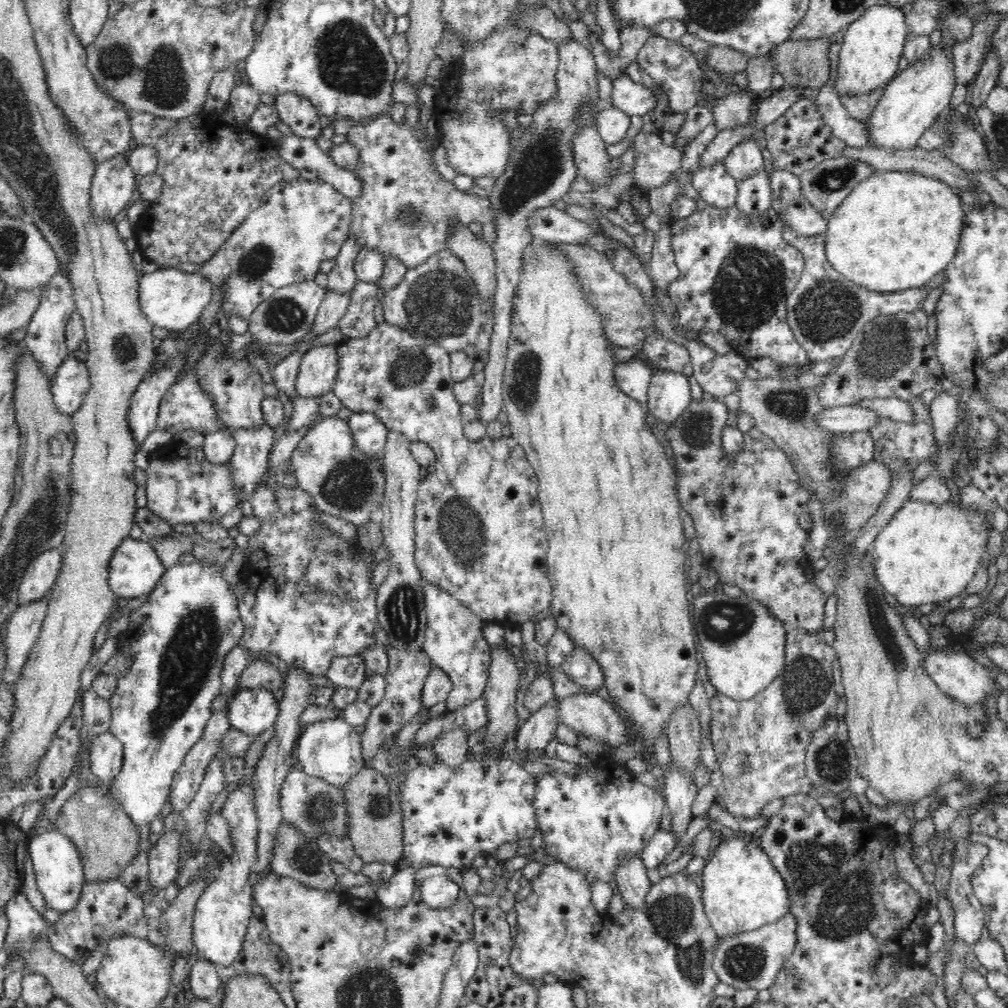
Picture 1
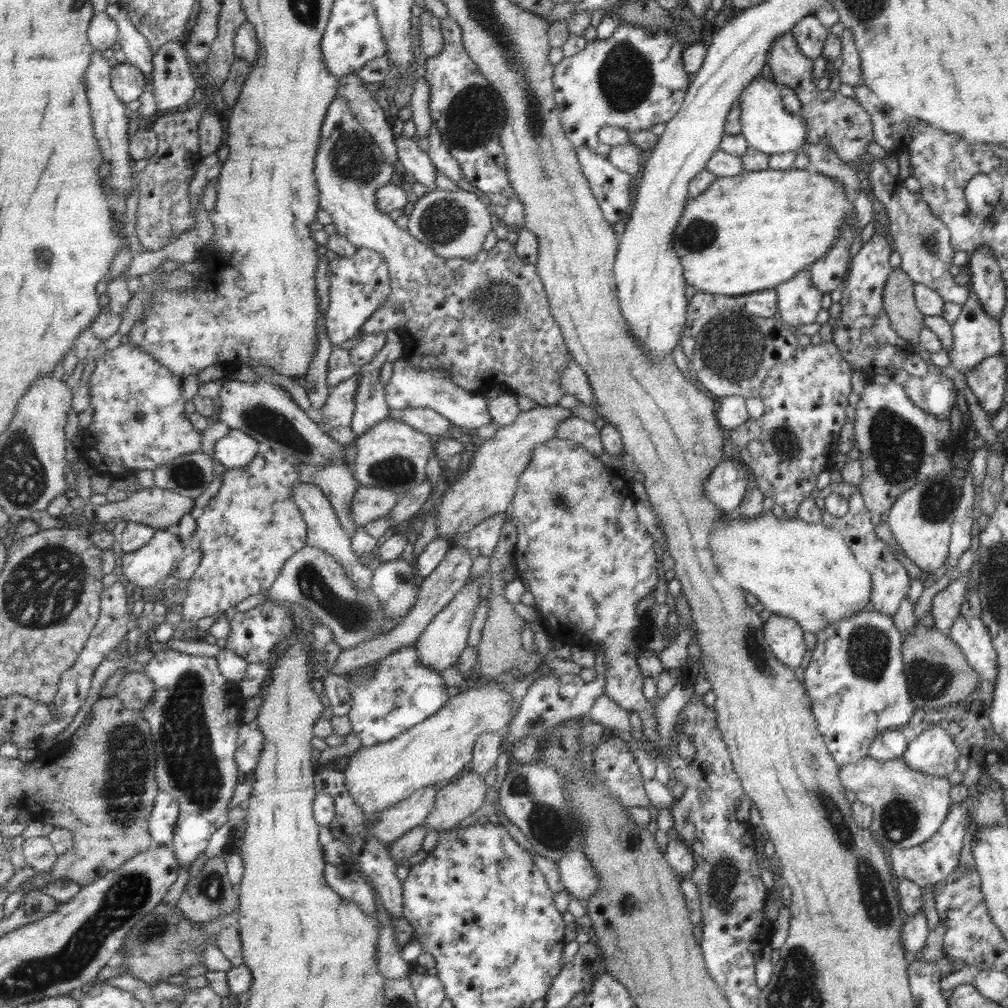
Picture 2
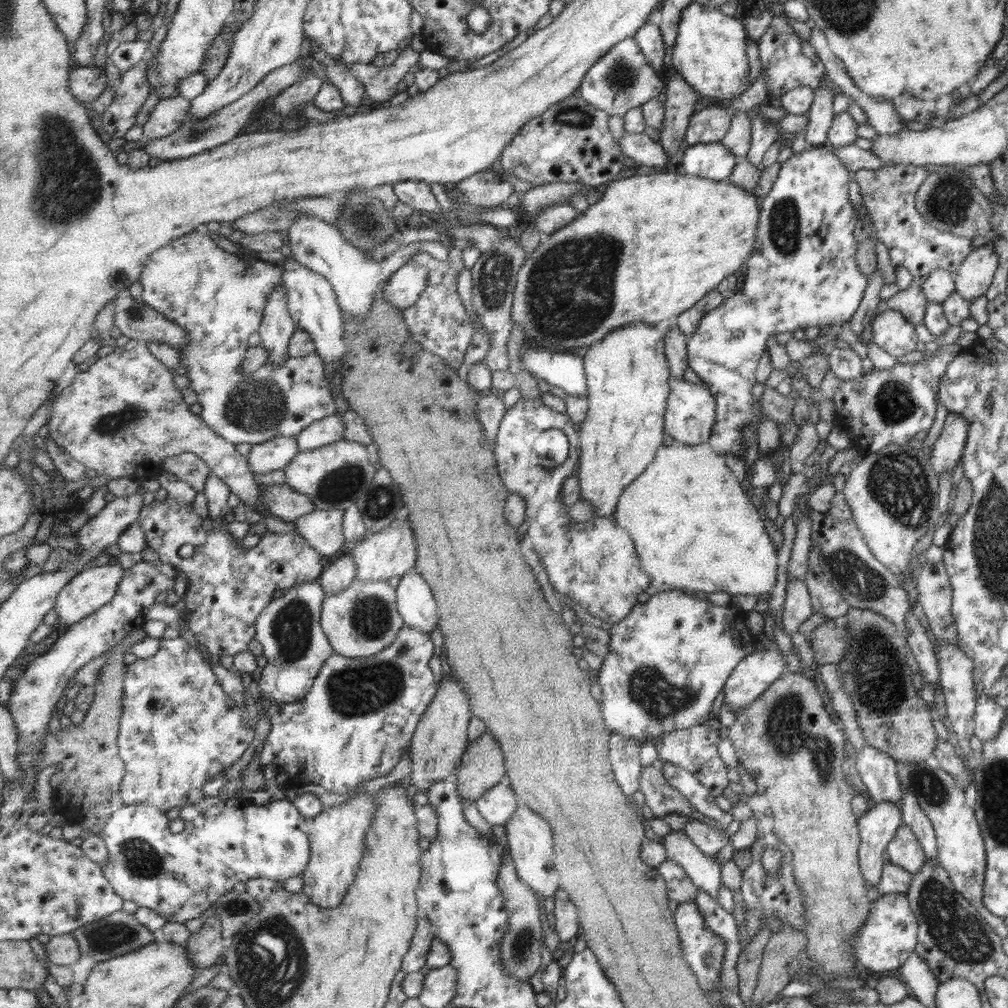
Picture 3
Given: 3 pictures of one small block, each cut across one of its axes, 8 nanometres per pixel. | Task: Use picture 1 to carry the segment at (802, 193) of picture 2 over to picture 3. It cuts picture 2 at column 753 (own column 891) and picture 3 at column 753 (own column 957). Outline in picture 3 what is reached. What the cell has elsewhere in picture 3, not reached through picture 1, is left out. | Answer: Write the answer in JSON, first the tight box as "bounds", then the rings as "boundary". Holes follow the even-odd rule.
{"bounds":[512,172,760,353],"boundary":[[[663,172],[653,175],[633,175],[626,179],[611,181],[604,190],[602,198],[590,206],[585,212],[555,234],[551,234],[551,240],[540,244],[539,248],[529,254],[516,278],[515,298],[512,310],[513,326],[525,327],[527,334],[526,344],[537,348],[543,348],[545,352],[567,353],[603,339],[611,331],[619,329],[633,322],[657,323],[663,320],[677,319],[680,314],[695,306],[697,300],[701,300],[707,292],[716,289],[719,282],[727,276],[738,273],[738,268],[747,261],[753,246],[755,245],[755,232],[758,229],[758,215],[760,204],[752,191],[733,185],[725,181],[713,181],[713,179],[696,177],[692,174],[677,174],[675,172]]]}

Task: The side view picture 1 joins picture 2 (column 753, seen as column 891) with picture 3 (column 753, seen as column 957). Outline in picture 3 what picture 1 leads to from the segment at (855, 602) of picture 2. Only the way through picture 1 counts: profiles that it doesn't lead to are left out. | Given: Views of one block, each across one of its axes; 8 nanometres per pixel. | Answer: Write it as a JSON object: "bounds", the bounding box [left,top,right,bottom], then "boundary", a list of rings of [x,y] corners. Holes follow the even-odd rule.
{"bounds":[615,441,777,600],"boundary":[[[676,441],[673,445],[661,446],[657,450],[657,454],[655,454],[655,460],[645,470],[645,473],[639,476],[631,486],[627,486],[625,492],[621,494],[617,508],[619,510],[615,512],[617,514],[615,518],[617,518],[617,522],[621,526],[627,526],[627,530],[631,530],[631,536],[633,536],[635,545],[637,545],[639,550],[638,554],[642,558],[642,568],[645,568],[646,572],[651,574],[653,590],[658,590],[659,586],[664,583],[673,589],[679,589],[688,594],[693,594],[695,591],[701,591],[705,594],[724,592],[730,598],[740,594],[757,596],[760,600],[762,594],[767,595],[767,593],[771,593],[774,590],[777,576],[777,552],[775,546],[771,543],[771,538],[769,538],[765,531],[763,516],[757,514],[757,510],[755,510],[755,506],[751,502],[747,502],[745,492],[741,490],[739,482],[733,478],[733,474],[723,464],[723,456],[715,453],[708,442],[699,445],[688,445],[687,443]]]}

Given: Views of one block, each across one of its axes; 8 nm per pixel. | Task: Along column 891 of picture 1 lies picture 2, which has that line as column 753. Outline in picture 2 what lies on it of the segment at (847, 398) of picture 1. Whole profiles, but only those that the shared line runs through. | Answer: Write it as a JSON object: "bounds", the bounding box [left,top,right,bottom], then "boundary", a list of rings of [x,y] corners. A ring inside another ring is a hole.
{"bounds":[693,312,795,398],"boundary":[[[729,312],[707,322],[695,338],[693,368],[696,379],[716,397],[743,396],[755,398],[761,390],[761,381],[771,366],[787,361],[795,354],[794,335],[777,318],[761,318]]]}

